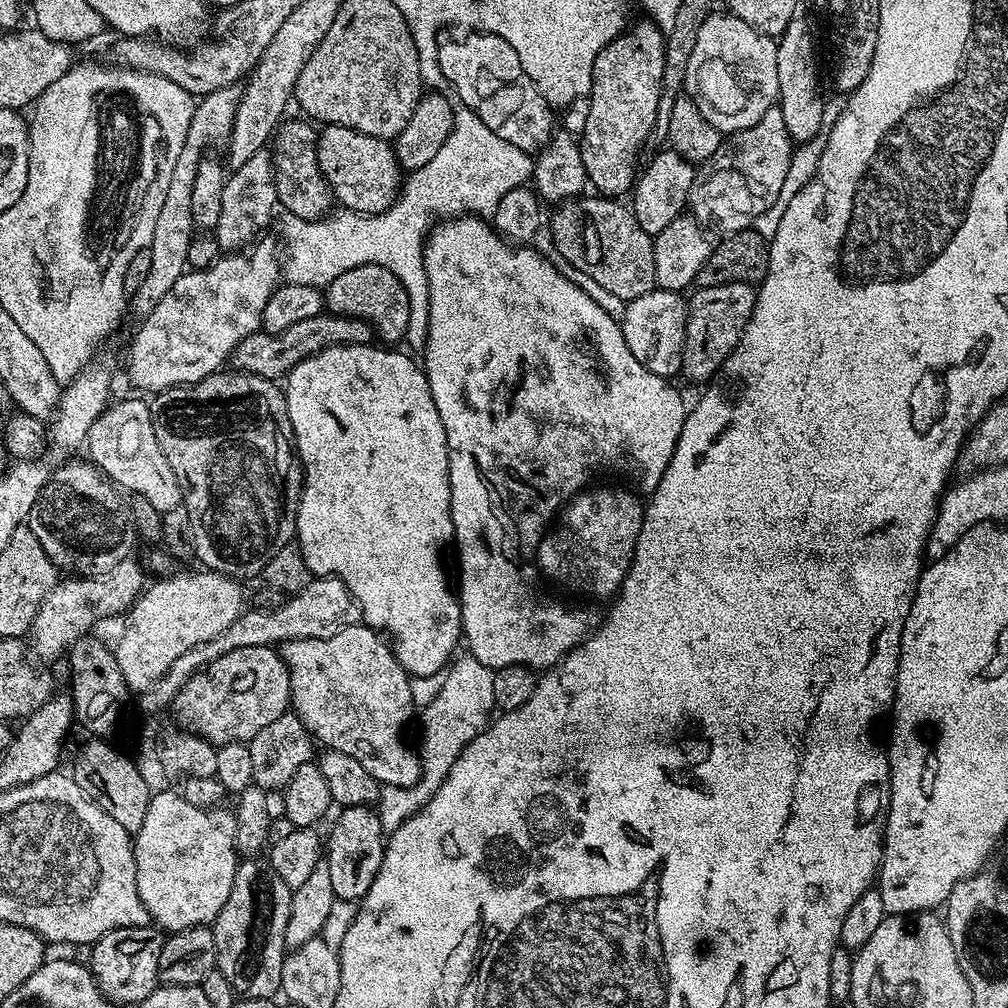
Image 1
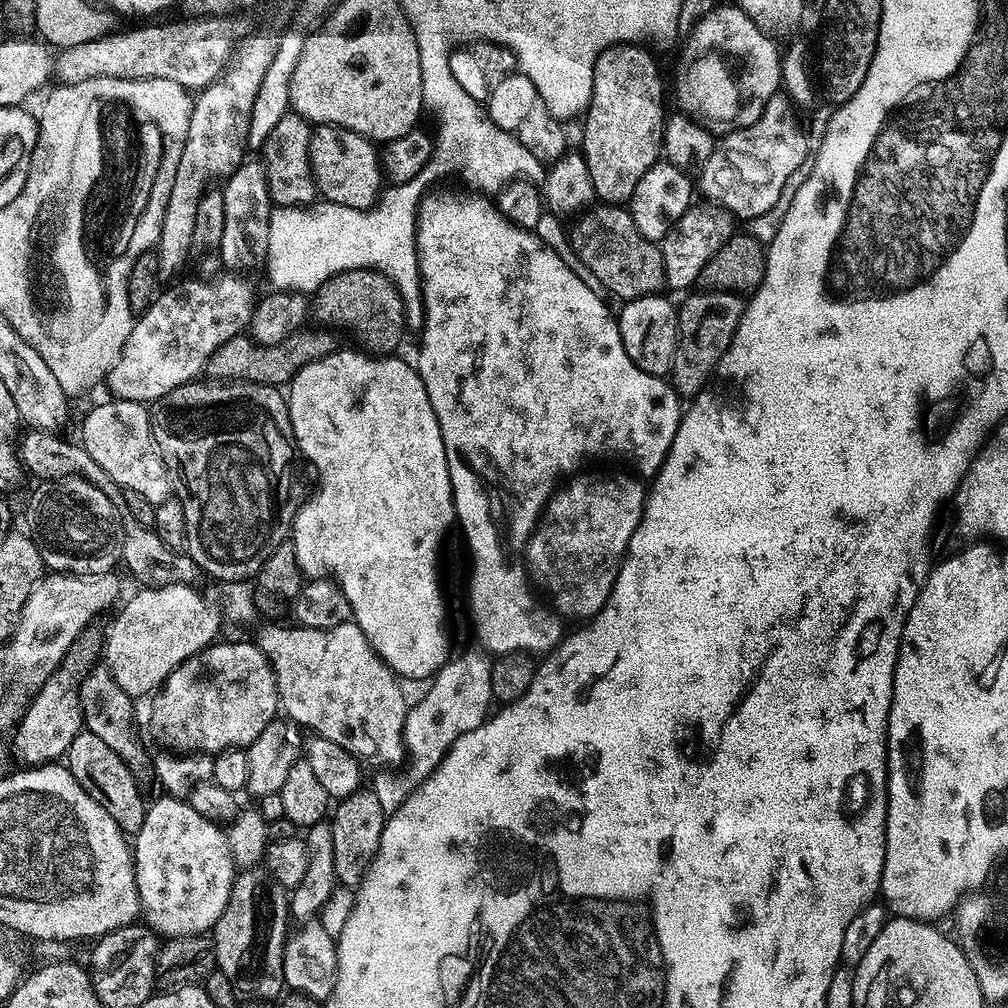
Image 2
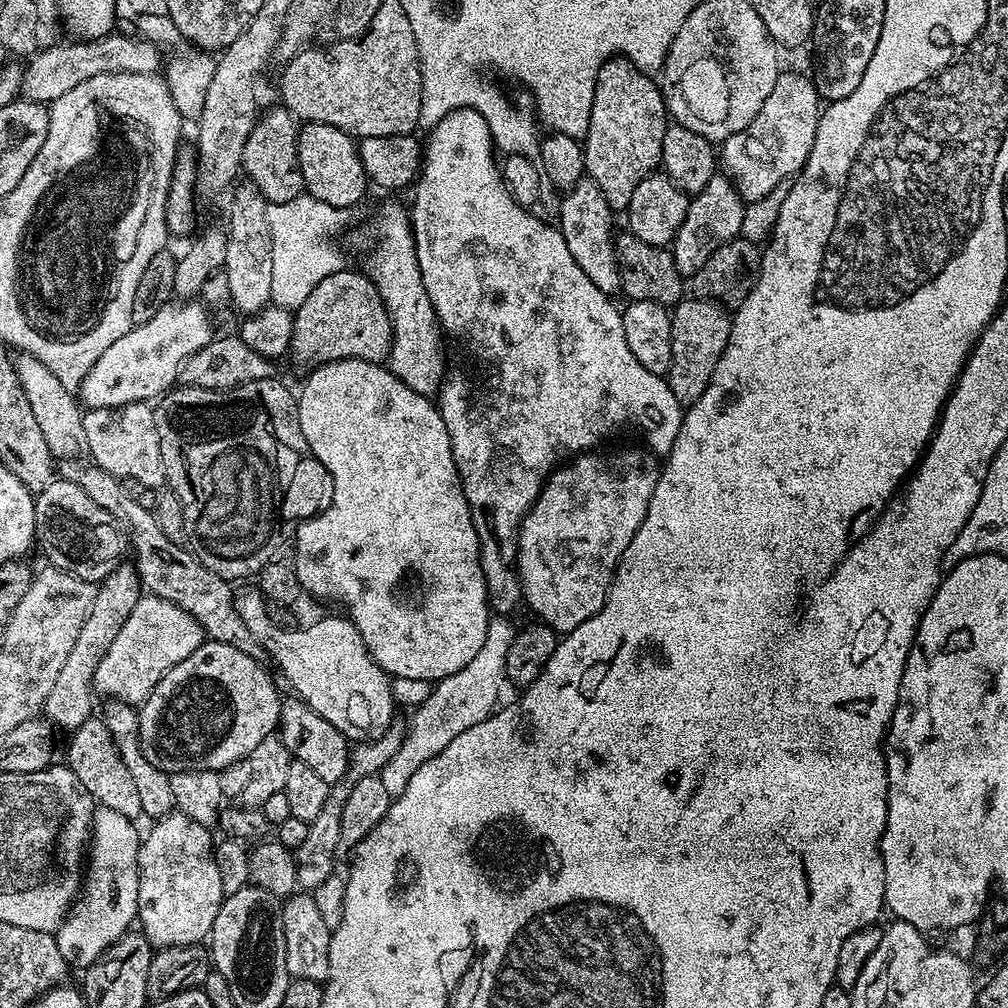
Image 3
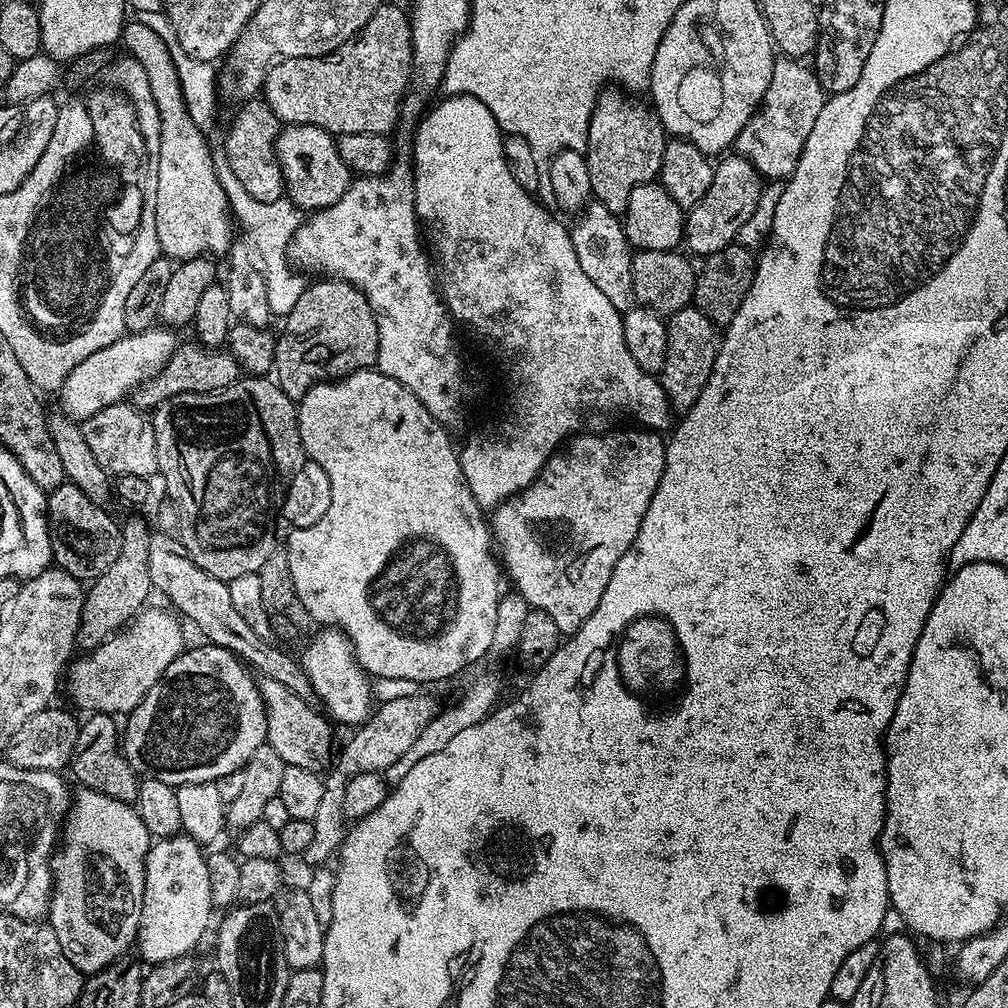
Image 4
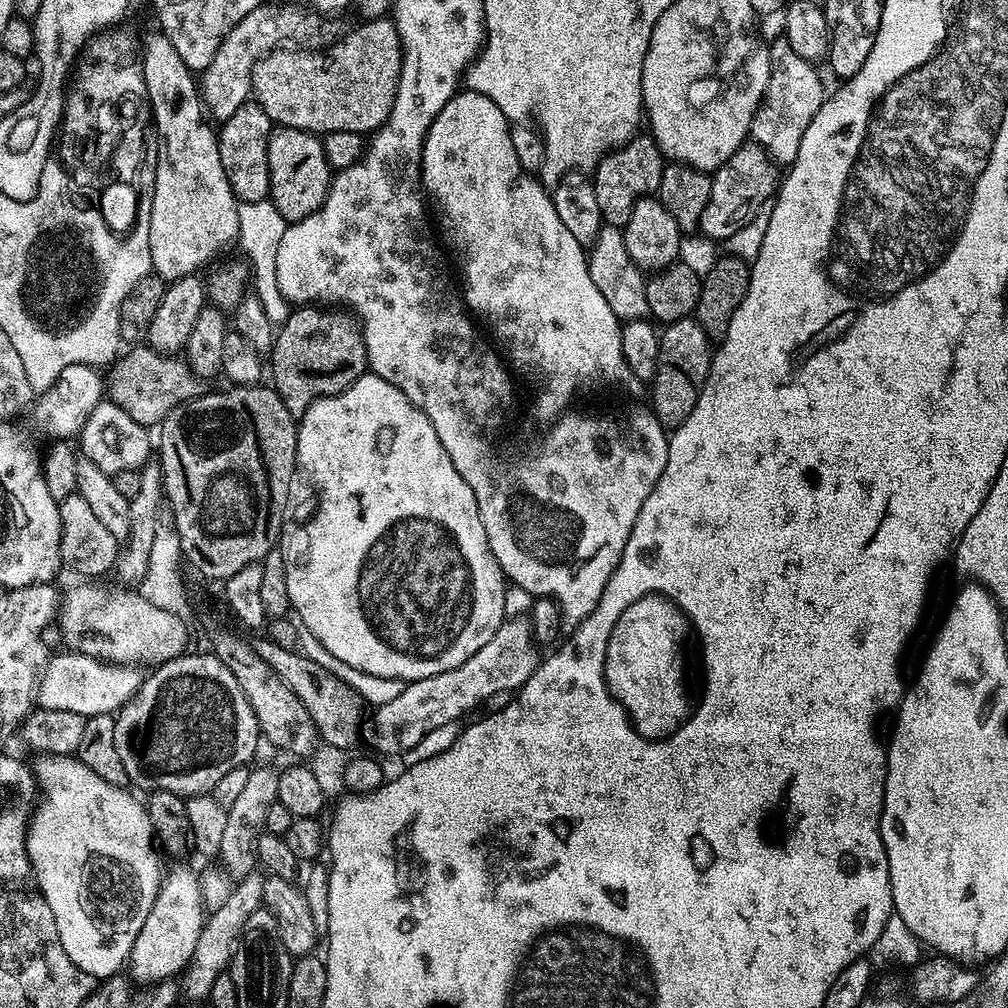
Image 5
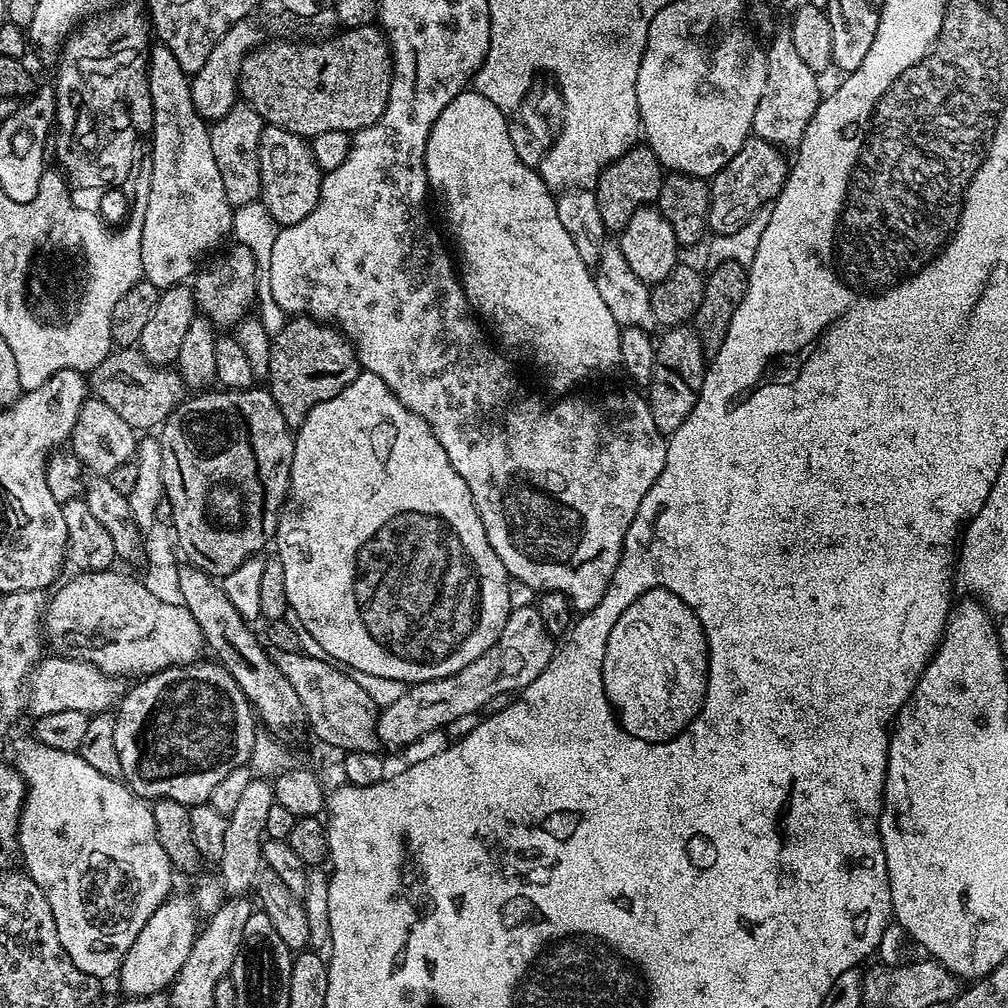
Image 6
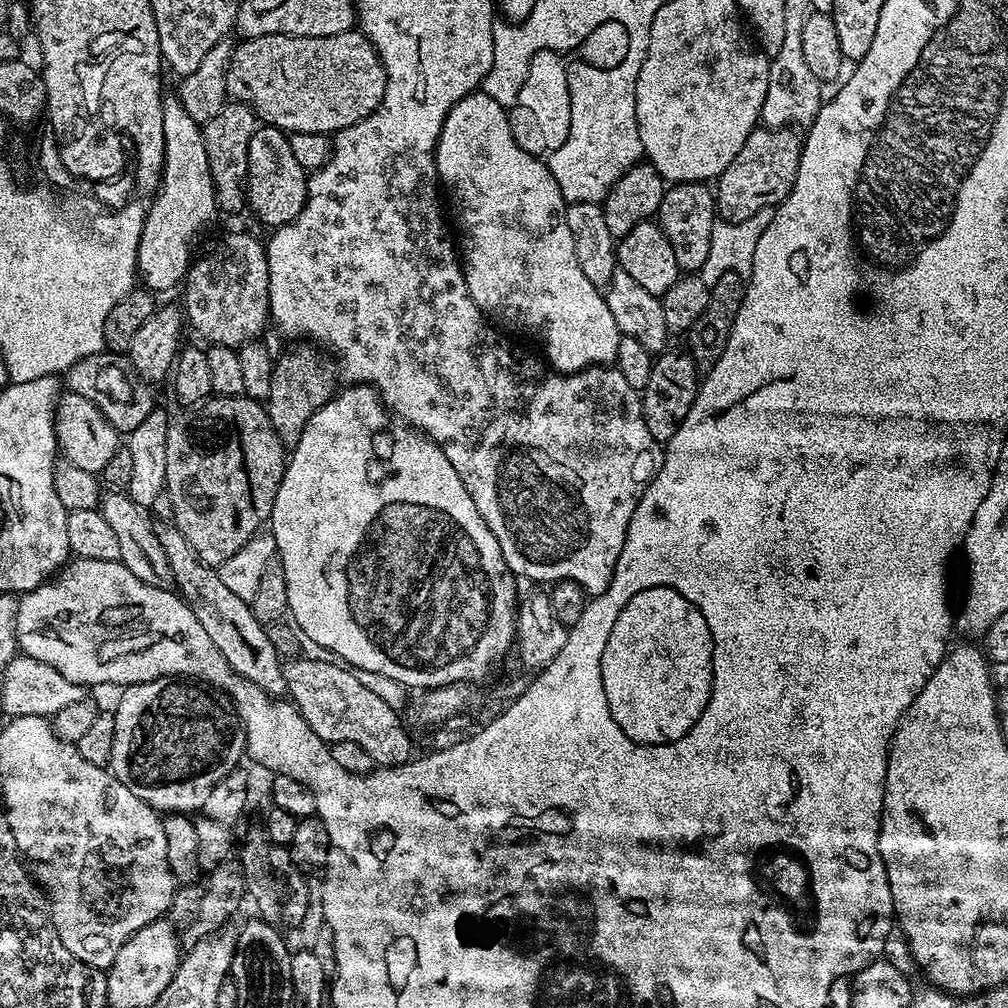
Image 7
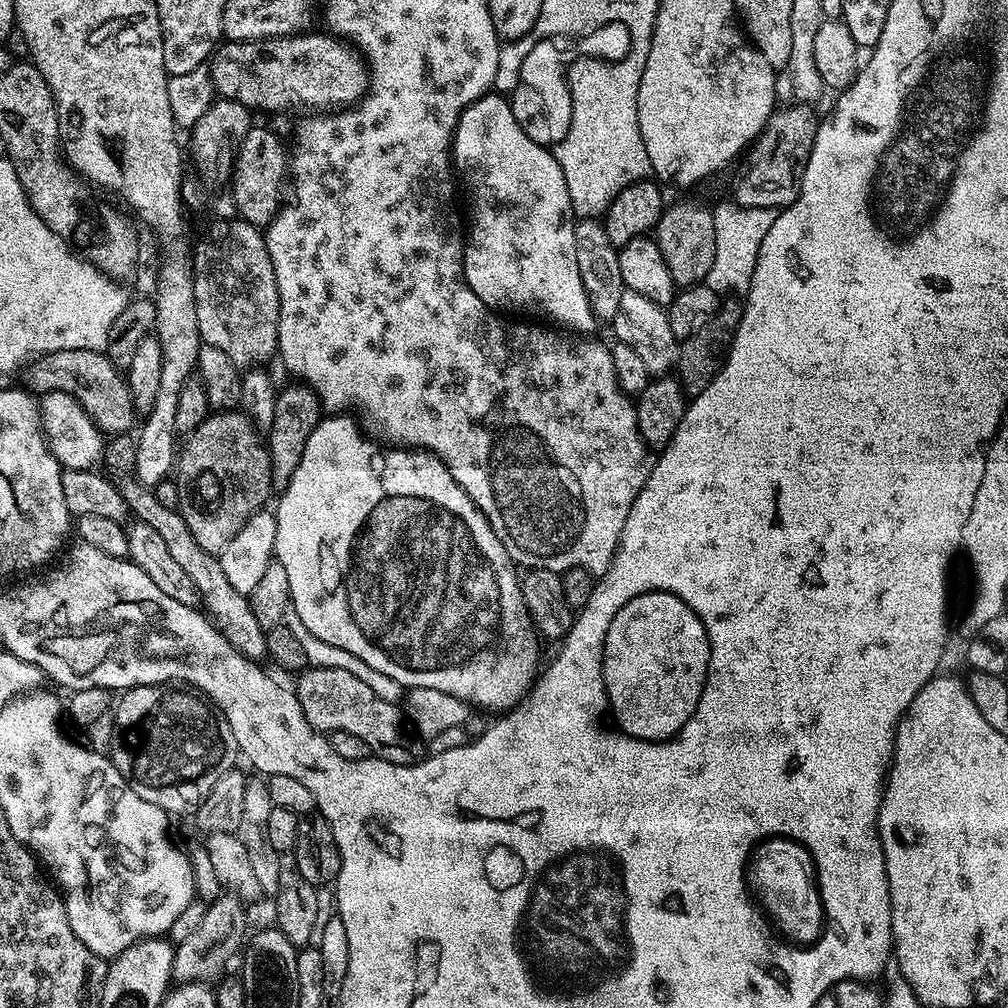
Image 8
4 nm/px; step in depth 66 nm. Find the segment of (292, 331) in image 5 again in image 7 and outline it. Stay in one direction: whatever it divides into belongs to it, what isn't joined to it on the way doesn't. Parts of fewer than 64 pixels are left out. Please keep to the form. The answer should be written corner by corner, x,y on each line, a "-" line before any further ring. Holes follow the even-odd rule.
296,342
293,345
293,348
286,349
281,356
275,357
270,394
266,401
268,417
272,420
278,438
288,450
295,448
298,438
302,438
306,422
310,422
313,414
338,391
337,365
319,347
311,343

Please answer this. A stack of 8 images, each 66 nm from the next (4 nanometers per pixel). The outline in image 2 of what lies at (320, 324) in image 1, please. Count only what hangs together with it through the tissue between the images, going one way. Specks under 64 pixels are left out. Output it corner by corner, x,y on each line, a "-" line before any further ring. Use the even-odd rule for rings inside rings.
320,326
316,328
307,327
305,330
290,334
282,342
274,346
259,344
252,339
251,335
241,334
230,338
230,342
222,342
214,354
210,354
206,365
206,372
216,382
239,382
242,384
270,384
273,386
287,385
296,375
302,366
306,366
315,360
321,360
337,351
337,336
333,331

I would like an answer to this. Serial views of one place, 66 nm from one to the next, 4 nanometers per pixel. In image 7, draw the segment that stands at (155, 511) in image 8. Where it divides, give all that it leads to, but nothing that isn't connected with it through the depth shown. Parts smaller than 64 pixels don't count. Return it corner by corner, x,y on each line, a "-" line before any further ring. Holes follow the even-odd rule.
168,522
159,529
162,550
166,550
166,562
170,562
170,570
175,587
189,610
202,622
202,630
210,634
210,642
222,650
222,656
230,662
232,669
239,676
254,682
254,686
262,686
273,698
280,698
287,693
286,678
282,667
282,658
270,646
268,629
254,618
251,603
228,589
219,571
213,565
203,564
194,554
190,542
182,538
175,523

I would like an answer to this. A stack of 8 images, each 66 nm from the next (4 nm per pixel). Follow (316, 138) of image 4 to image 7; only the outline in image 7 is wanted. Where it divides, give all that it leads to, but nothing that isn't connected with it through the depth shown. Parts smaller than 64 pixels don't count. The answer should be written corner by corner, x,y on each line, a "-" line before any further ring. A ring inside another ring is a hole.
257,127
248,147
246,204
249,209
256,211
262,223
269,224
269,229
275,230
294,222
294,218
298,218
306,206
308,177
309,173
298,166
298,158
294,158
285,133
279,128

